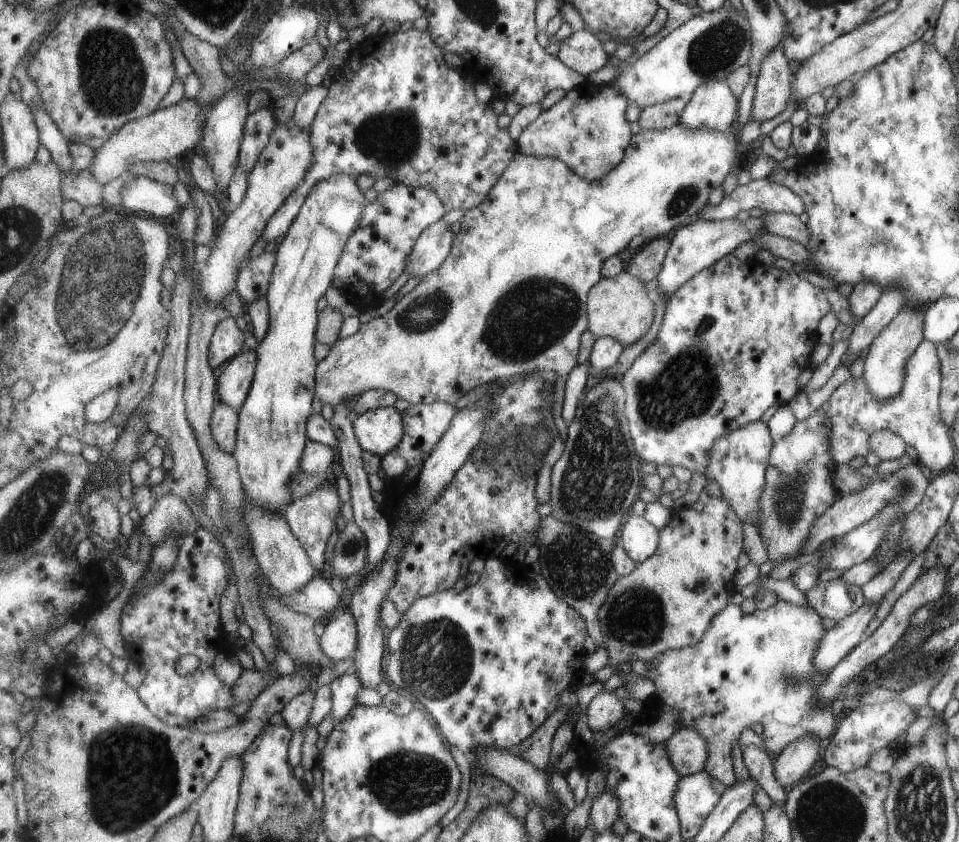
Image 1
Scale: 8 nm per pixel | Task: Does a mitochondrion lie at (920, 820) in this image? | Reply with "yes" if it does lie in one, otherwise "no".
yes

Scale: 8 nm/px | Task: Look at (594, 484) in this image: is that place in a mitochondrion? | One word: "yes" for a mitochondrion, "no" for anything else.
yes

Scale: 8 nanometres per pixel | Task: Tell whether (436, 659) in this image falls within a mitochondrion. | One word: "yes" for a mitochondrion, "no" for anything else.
yes

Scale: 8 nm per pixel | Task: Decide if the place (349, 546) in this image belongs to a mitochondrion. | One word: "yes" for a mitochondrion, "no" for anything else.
yes

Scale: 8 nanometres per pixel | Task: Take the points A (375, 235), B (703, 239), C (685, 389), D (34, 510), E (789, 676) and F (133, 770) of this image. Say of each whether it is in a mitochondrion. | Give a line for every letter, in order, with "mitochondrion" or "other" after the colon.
A: other
B: other
C: mitochondrion
D: mitochondrion
E: mitochondrion
F: mitochondrion

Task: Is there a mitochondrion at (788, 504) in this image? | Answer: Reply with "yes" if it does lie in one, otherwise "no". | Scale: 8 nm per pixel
yes

